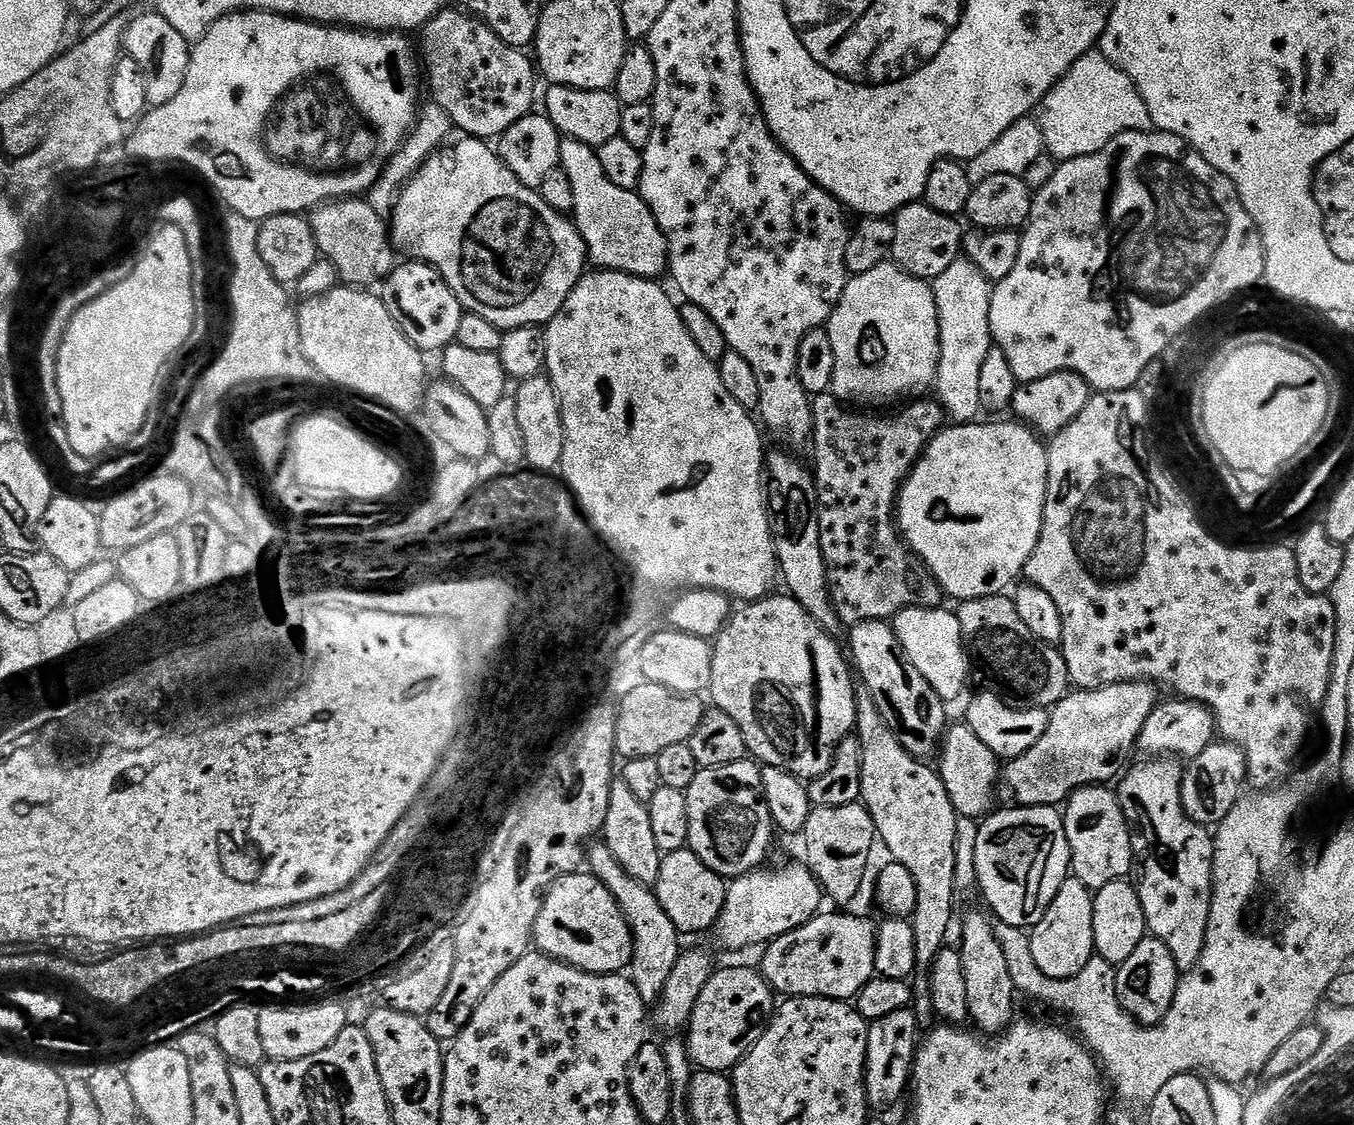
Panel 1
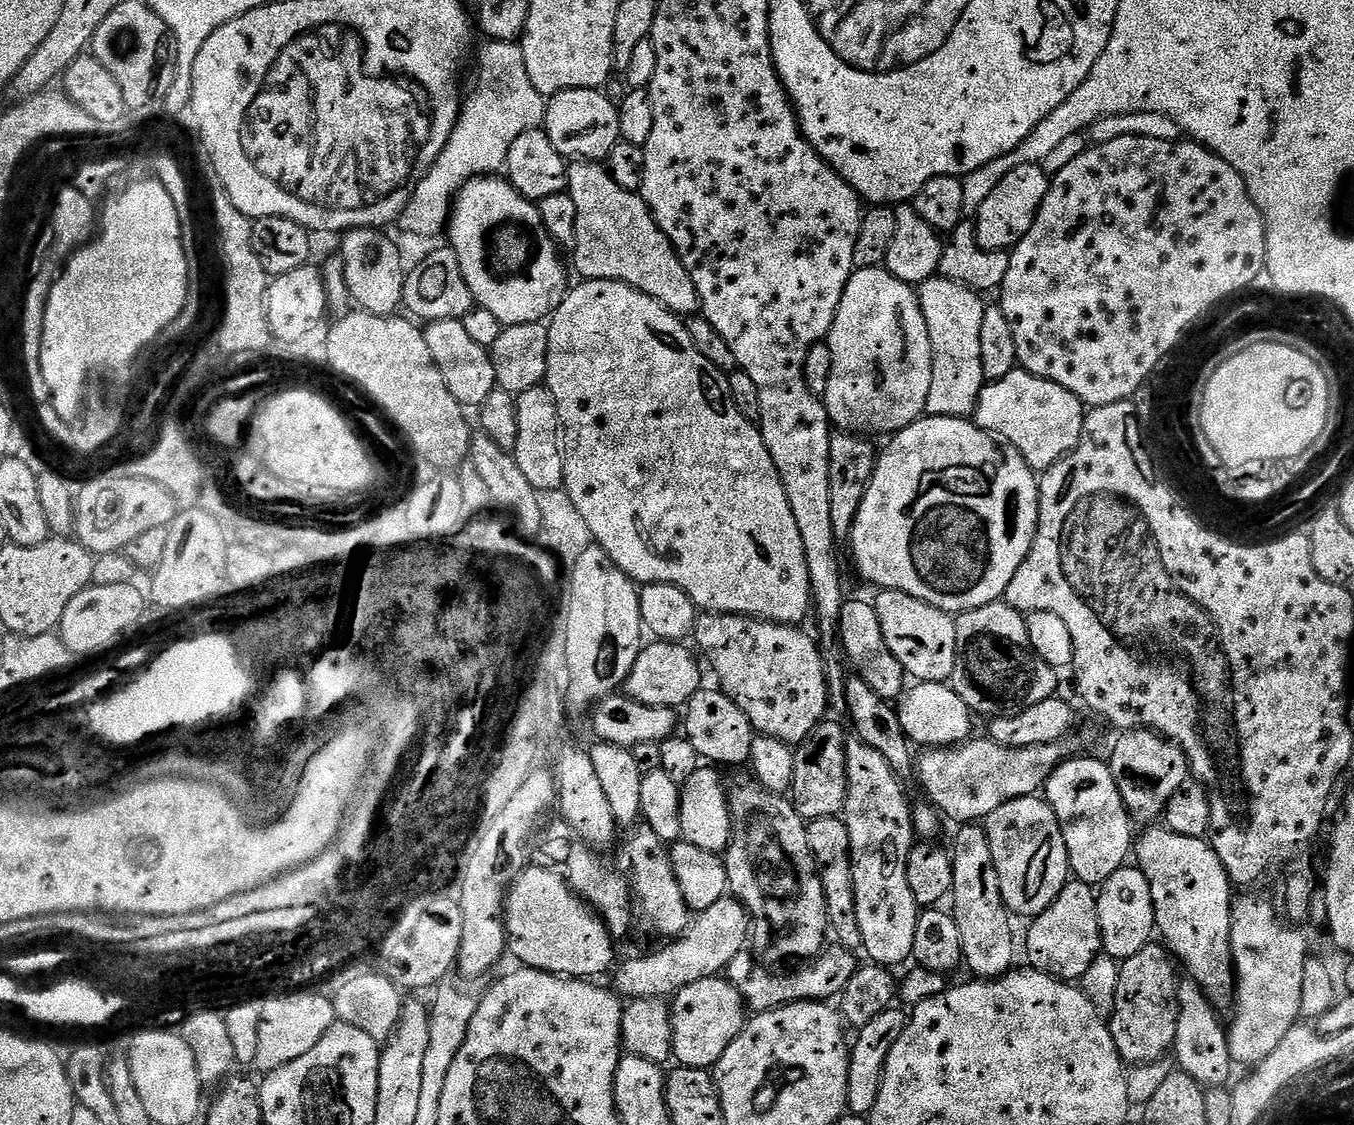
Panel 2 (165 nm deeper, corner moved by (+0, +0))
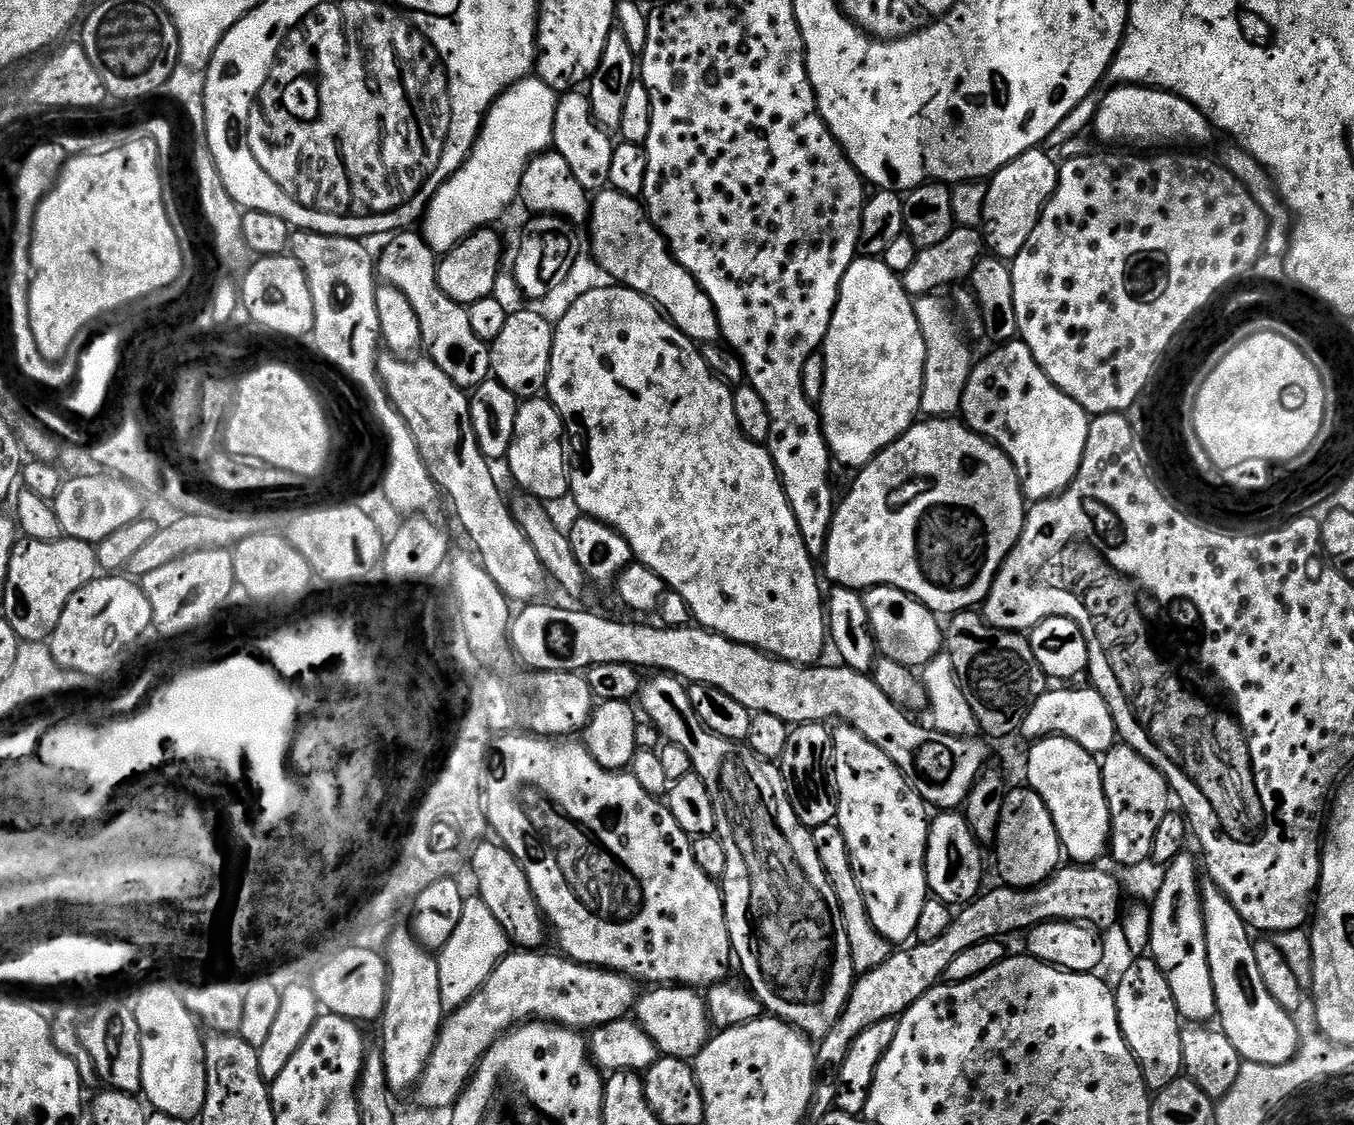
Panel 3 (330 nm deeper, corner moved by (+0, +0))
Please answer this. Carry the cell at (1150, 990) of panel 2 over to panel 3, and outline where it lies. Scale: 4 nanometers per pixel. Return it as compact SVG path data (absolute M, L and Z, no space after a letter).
M1136 958L1130 970L1123 975L1122 982L1114 987L1114 991L1120 1029L1126 1038L1126 1046L1130 1046L1142 1070L1142 1078L1149 1093L1155 1094L1166 1090L1166 1086L1181 1079L1184 1071L1182 1017L1174 1002L1174 994L1170 994L1166 974L1158 970L1155 960Z

